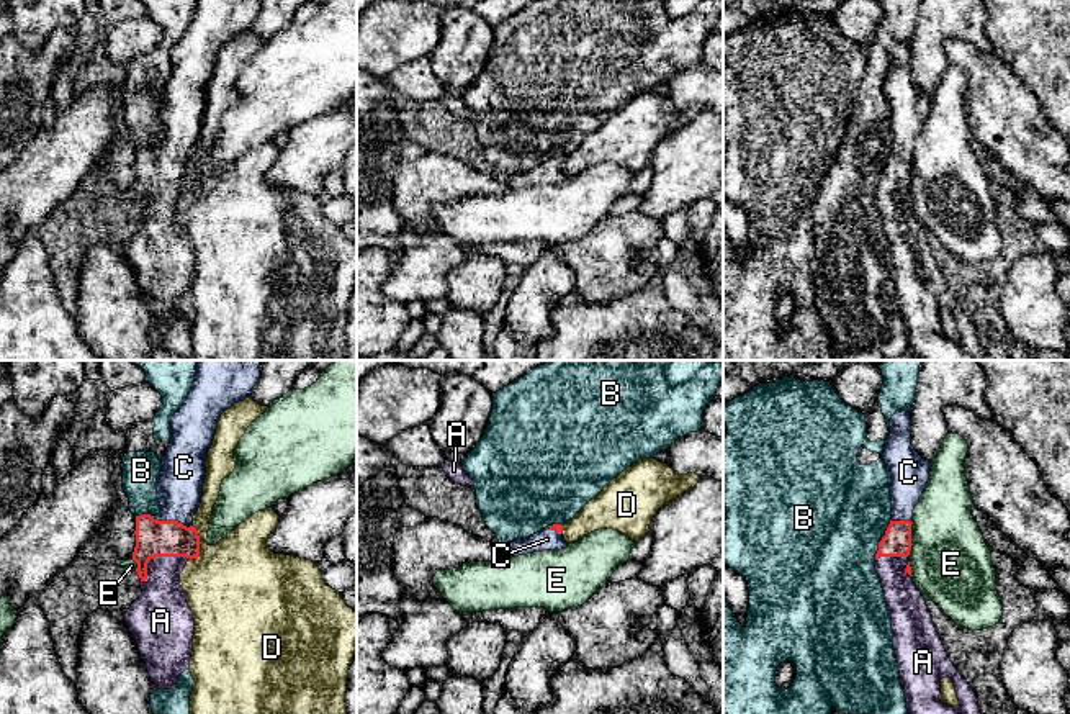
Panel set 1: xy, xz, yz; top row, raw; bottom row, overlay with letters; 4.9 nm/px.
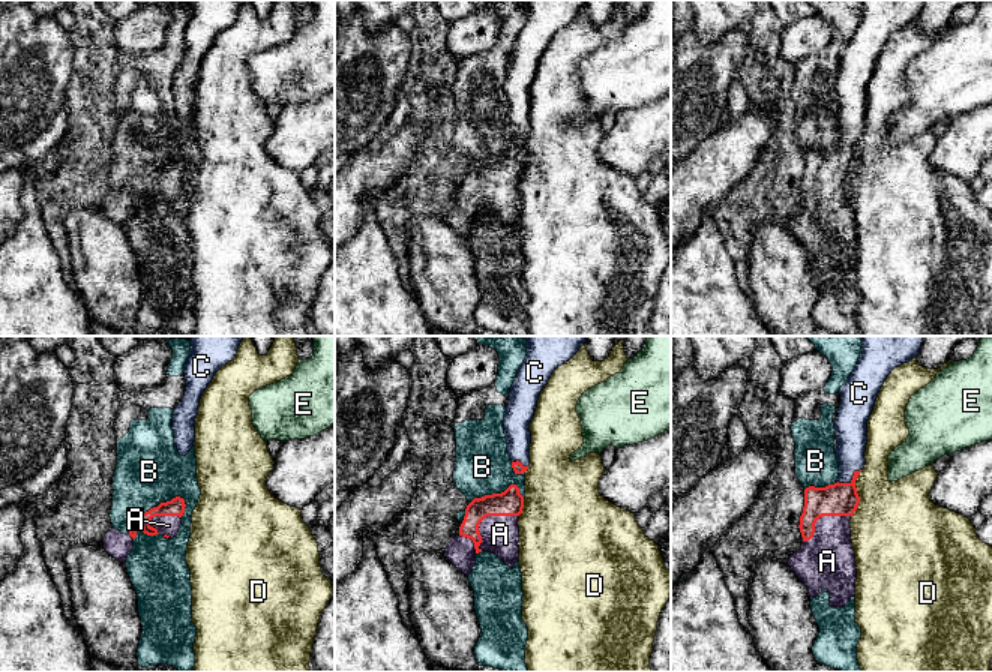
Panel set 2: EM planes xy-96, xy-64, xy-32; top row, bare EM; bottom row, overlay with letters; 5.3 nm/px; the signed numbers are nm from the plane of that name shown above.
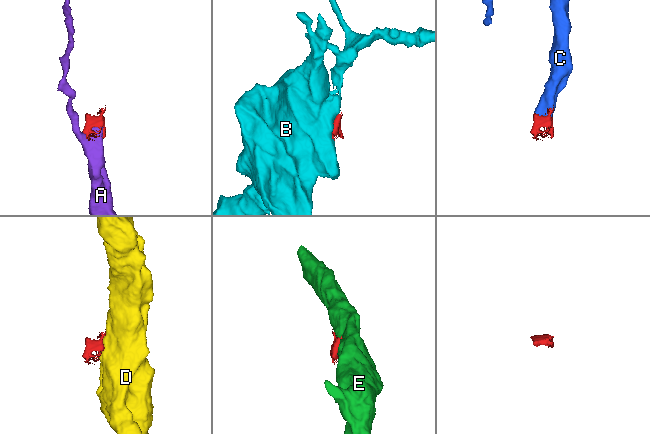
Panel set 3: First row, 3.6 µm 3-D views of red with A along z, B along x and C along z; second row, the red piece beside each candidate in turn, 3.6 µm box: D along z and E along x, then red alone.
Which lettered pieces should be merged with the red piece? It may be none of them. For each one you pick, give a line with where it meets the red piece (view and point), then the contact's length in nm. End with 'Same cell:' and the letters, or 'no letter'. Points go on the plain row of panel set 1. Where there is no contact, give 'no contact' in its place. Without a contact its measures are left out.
A: meets red in xy at (157, 189); contact 260 nm long
C: meets red in xy at (172, 154); contact 200 nm long
Same cell: A, C

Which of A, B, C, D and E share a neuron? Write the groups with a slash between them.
A C / B / D / E

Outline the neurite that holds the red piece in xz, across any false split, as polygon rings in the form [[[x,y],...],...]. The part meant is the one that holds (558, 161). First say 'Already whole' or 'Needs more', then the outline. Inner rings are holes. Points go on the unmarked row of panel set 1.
Needs more. [[[553,157],[527,172],[507,175],[504,180],[510,190],[519,190],[542,183],[561,183],[568,180],[568,175],[563,170],[563,159]]]

